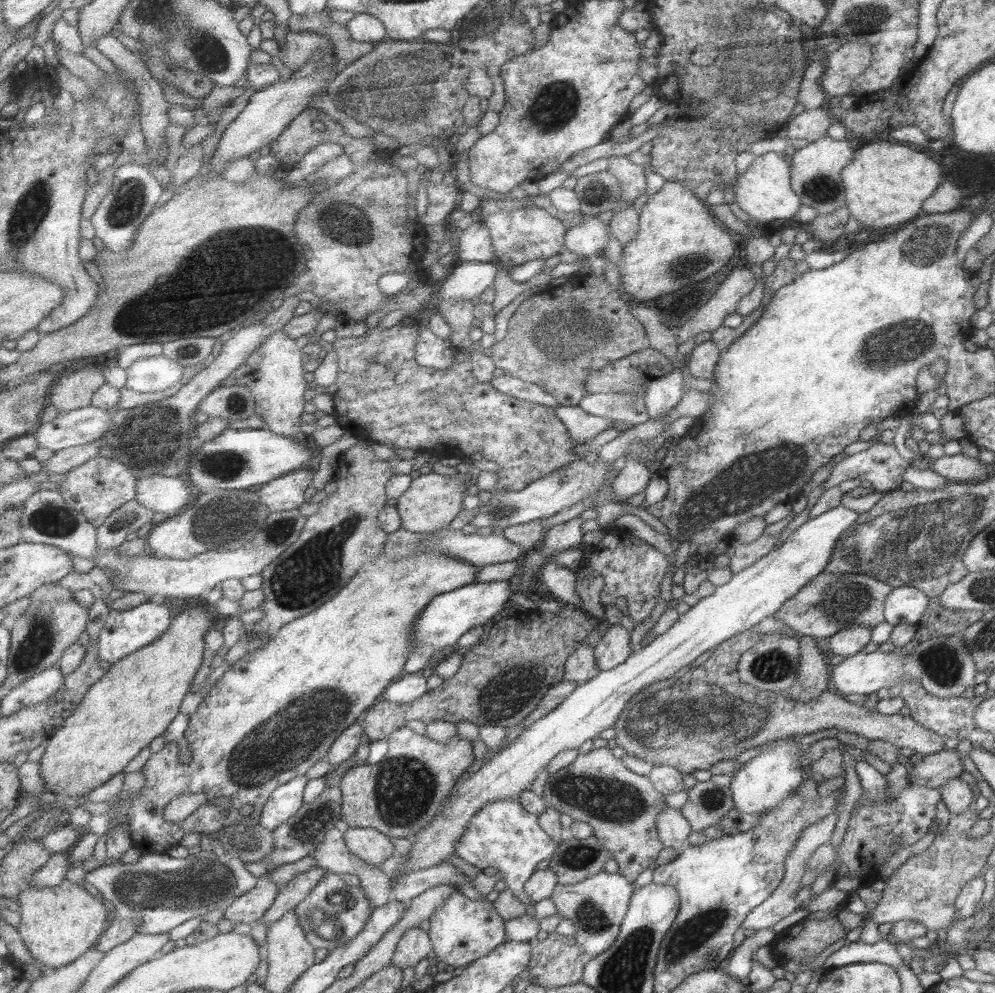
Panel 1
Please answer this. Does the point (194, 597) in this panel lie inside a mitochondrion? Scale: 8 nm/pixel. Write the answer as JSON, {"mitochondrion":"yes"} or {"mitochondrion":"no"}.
{"mitochondrion":"no"}

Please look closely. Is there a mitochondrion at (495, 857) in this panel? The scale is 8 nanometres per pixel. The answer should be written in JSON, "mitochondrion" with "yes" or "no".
{"mitochondrion":"no"}

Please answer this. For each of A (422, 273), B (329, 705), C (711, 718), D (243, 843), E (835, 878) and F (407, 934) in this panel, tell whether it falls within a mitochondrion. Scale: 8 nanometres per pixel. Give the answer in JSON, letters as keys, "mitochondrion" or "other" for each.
{"A":"other","B":"mitochondrion","C":"mitochondrion","D":"mitochondrion","E":"other","F":"other"}

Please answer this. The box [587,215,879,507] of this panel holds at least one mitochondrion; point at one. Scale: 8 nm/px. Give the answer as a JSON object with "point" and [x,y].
{"point":[685,268]}

